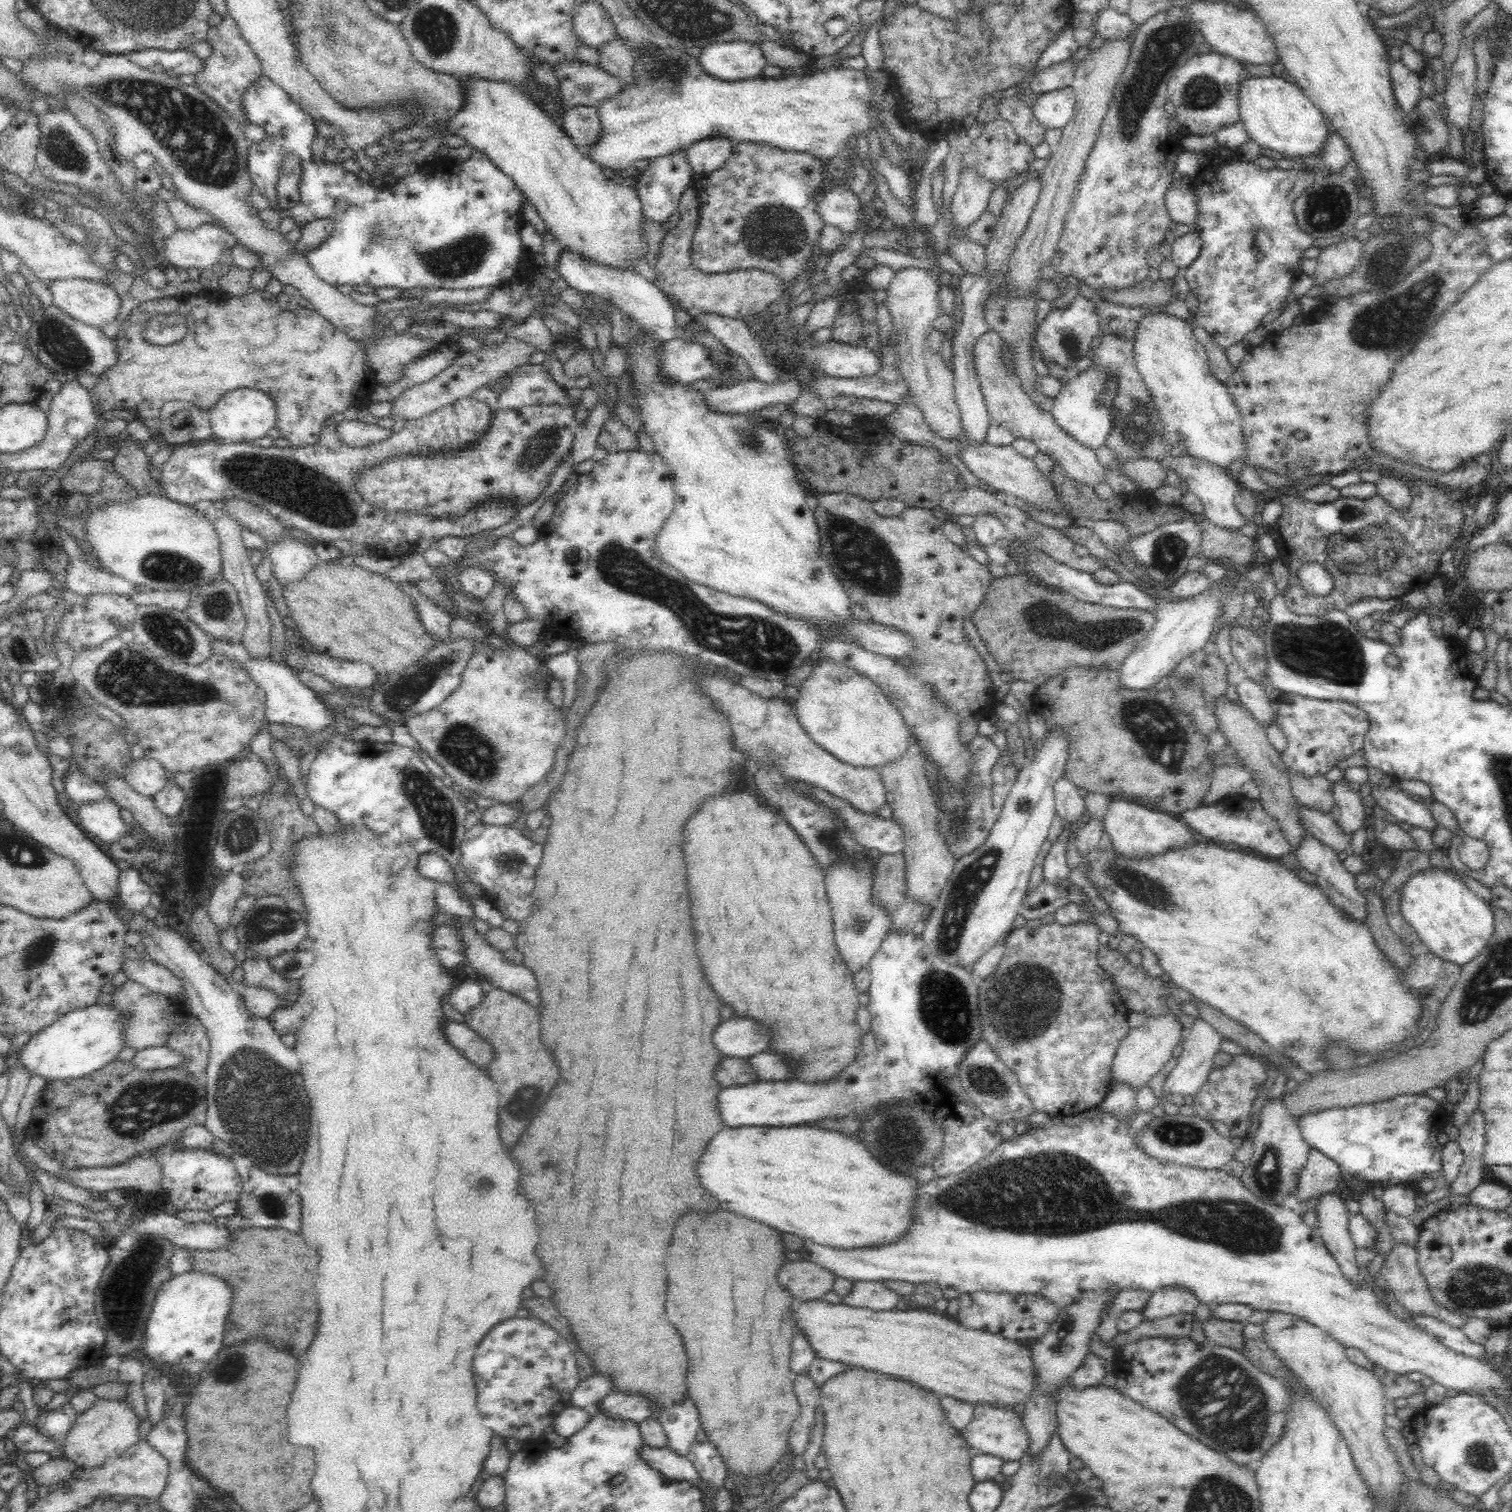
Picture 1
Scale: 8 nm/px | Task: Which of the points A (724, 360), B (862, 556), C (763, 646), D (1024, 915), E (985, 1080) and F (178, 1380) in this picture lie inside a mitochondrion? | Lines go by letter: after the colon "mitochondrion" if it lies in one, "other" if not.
A: other
B: mitochondrion
C: mitochondrion
D: other
E: mitochondrion
F: other

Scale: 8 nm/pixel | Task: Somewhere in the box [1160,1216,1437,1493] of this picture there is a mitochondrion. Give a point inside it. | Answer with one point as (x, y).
(1217, 1385)

